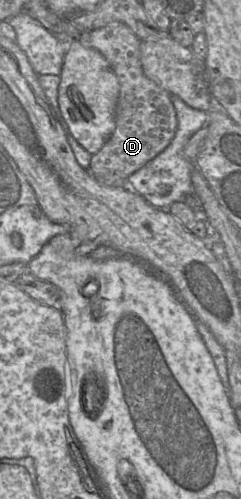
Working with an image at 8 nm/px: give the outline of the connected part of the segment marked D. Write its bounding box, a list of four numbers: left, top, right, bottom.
[78,21,178,179]

